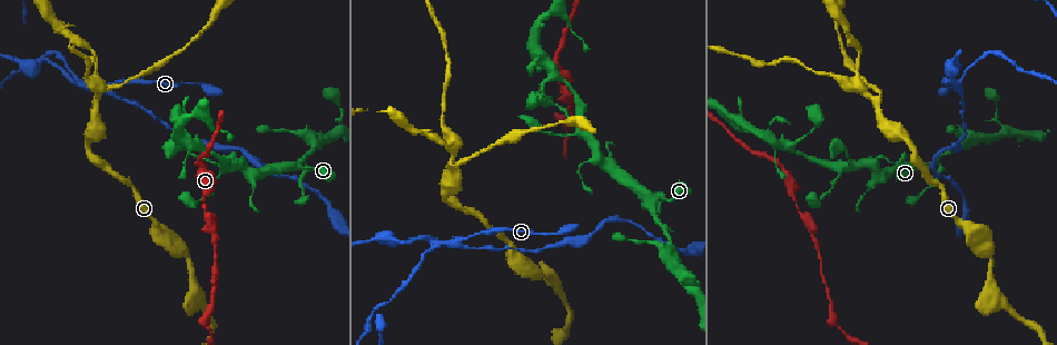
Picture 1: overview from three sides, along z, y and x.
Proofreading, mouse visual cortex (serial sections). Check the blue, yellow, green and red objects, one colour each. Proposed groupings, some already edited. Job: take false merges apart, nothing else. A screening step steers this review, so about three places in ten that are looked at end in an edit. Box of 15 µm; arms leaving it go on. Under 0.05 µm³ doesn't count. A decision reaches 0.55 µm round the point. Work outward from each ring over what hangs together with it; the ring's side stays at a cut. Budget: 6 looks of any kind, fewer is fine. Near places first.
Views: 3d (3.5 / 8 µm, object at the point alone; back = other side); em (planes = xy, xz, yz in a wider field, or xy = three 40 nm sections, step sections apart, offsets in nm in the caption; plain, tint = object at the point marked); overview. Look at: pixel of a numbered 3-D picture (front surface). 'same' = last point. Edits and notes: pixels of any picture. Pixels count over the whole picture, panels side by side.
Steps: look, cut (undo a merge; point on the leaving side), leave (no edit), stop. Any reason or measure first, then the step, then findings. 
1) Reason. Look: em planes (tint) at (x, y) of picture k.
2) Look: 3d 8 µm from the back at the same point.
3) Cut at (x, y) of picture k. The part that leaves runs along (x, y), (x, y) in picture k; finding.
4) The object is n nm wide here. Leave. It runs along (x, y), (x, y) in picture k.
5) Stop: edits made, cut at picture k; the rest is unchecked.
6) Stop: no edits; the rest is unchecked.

Three arms meet. Look: 3d 3.5 µm at (437, 243) of picture 1.

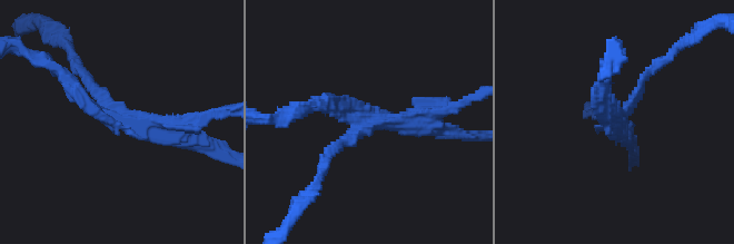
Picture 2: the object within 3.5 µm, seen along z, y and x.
3 arms meet here; the arms are 150, 200, 250 nm wide. Look: em xy step 2 (tint) at (622, 117) of picture 2.

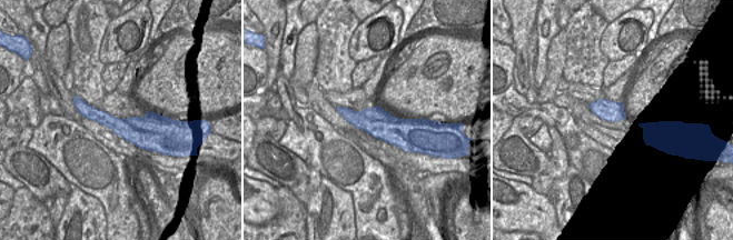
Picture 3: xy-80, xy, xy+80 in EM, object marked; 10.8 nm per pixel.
The object is 320 nm wide here. Cut at (82, 95) of picture 2. A border runs along (124, 119), (146, 131), (174, 126) in picture 3; a second cell is stuck on.

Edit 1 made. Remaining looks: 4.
A fork. Look: 3d 8 µm at (940, 158) of picture 1.

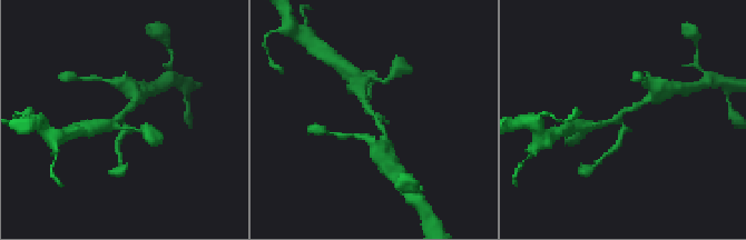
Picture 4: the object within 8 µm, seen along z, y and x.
Look: 3d 3.5 µm at (366, 111) of picture 4.

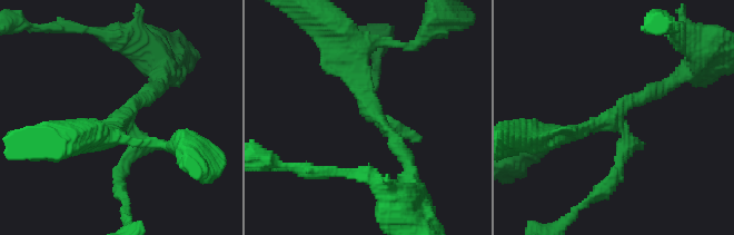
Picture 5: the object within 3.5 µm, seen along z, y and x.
Shape alone is not enough. Look: em xy step 1 (tint) at (123, 117) of picture 5.

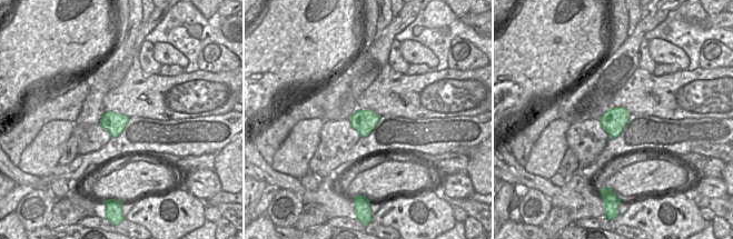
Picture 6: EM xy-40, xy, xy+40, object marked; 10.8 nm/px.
Cut at (618, 170) of picture 5. The part that leaves runs along (625, 134), (620, 170), (568, 218) in picture 5; two cells meet here.

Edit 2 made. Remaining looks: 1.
Stop: edits made, cut at picture 2, cut at picture 5; the rest is unchecked.

